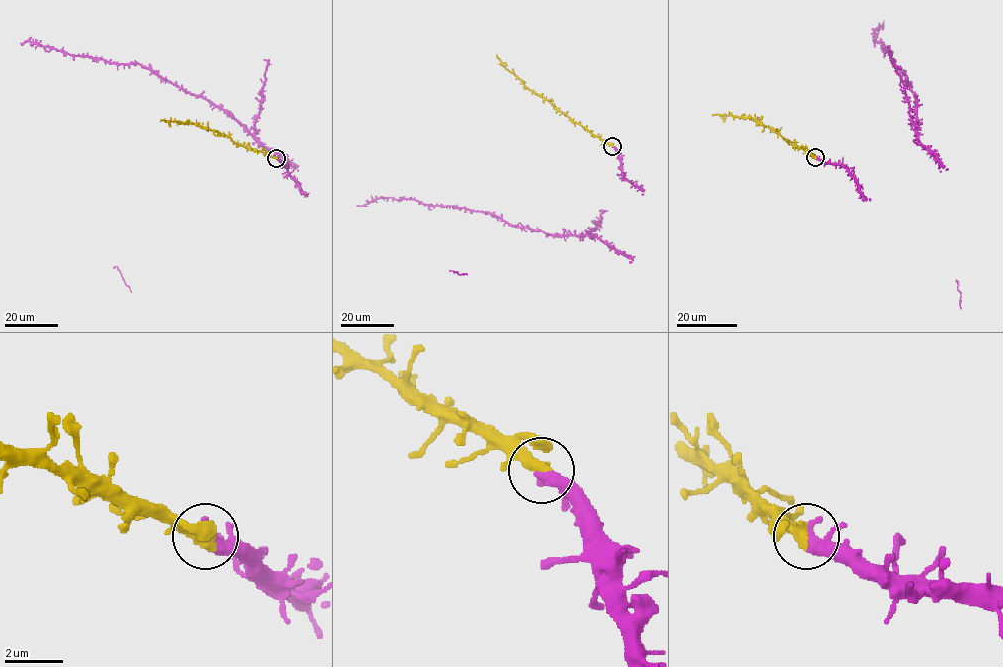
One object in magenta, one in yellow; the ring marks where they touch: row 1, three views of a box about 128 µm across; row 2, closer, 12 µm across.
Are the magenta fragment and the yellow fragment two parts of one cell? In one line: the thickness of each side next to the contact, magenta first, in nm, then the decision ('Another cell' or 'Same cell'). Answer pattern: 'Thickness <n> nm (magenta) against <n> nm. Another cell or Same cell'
Thickness 360 nm (magenta) against 480 nm. Same cell

